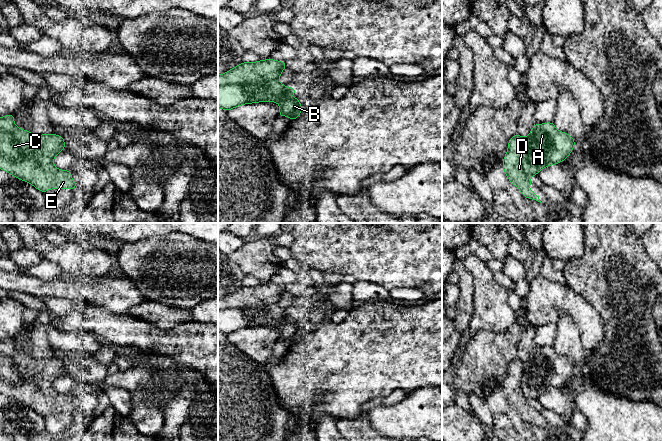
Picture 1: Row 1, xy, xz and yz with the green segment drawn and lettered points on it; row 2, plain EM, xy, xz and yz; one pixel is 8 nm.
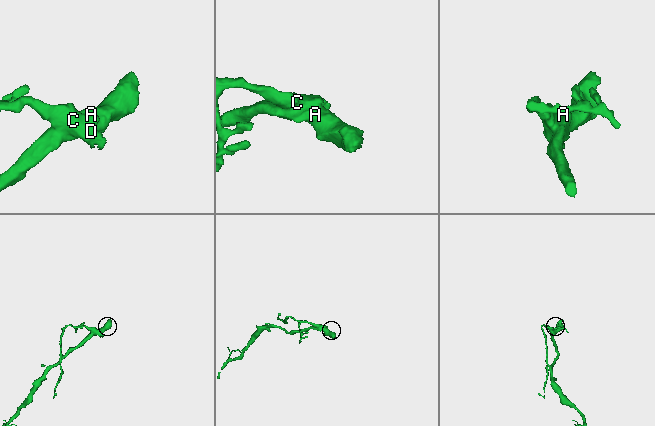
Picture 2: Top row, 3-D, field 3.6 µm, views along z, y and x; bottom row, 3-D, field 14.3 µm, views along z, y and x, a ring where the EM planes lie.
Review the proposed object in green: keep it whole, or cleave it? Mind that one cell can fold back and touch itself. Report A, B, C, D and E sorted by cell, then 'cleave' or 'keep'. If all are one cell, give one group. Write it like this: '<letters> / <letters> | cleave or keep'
A B D E / C | cleave

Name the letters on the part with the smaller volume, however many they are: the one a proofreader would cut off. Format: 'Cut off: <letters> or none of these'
Cut off: C

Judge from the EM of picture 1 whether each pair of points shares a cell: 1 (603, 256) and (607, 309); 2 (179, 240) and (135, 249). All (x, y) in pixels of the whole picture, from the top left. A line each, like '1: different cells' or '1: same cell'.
1: same cell
2: same cell

